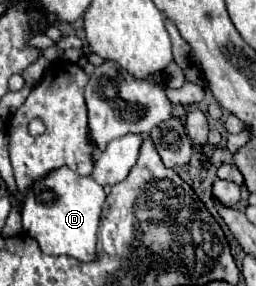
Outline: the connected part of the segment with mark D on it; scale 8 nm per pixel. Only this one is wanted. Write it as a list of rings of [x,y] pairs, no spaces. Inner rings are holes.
[[[62,166],[48,172],[28,188],[24,194],[22,226],[32,238],[38,240],[46,254],[72,256],[80,262],[90,262],[96,256],[96,232],[104,200],[106,194],[98,182]]]

